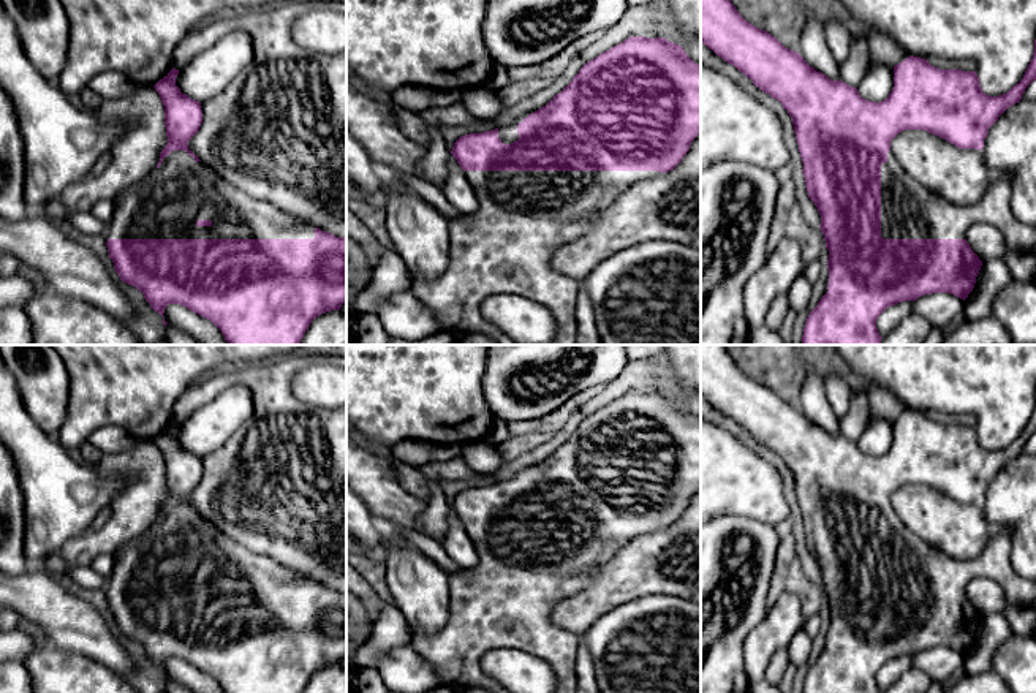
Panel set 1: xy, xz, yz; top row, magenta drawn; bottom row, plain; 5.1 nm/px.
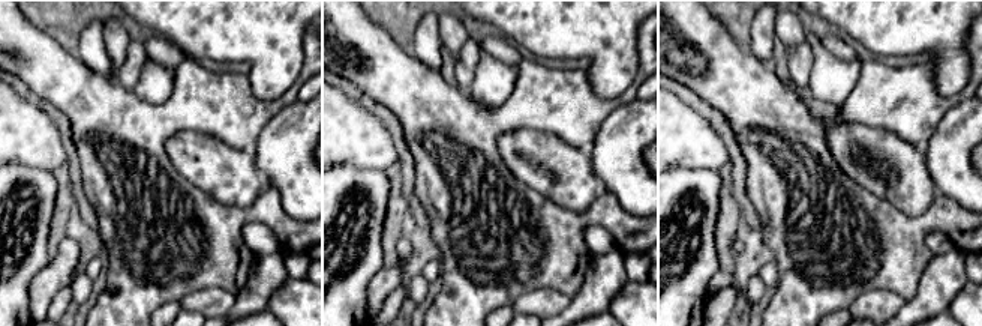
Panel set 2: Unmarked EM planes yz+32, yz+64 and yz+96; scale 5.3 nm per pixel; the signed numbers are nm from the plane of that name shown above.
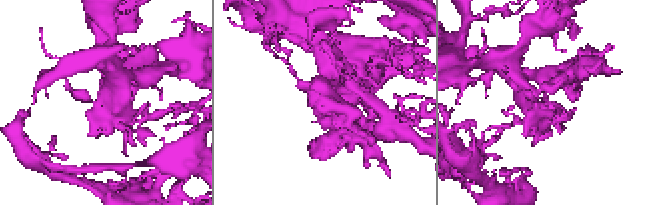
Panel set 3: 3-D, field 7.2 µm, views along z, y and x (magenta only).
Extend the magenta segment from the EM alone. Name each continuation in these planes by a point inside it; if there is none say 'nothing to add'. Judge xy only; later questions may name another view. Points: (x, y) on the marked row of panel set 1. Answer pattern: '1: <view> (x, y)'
nothing to add

